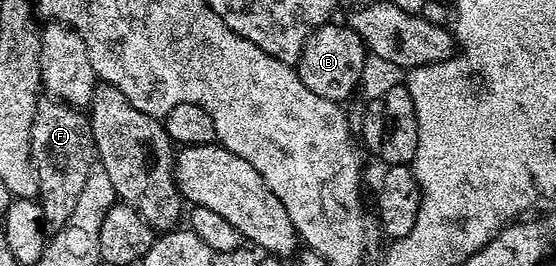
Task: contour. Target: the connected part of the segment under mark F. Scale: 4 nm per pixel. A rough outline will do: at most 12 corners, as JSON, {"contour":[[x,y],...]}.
{"contour":[[43,100],[31,167],[43,224],[69,220],[96,161],[88,115]]}

